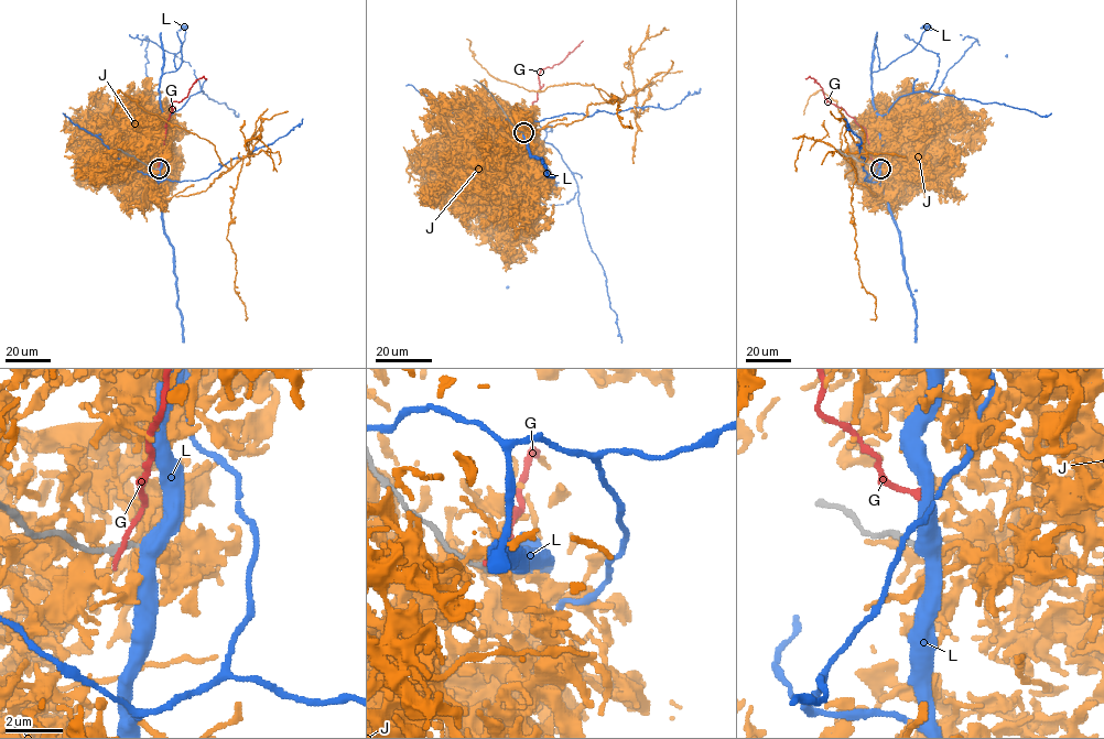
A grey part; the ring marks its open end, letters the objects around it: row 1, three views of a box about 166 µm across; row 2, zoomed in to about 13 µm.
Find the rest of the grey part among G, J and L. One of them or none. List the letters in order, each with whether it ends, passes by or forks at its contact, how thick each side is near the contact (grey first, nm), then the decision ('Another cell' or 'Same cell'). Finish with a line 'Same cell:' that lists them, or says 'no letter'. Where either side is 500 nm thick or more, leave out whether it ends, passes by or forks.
G: It ends there. Thickness 300 nm (grey) against 190 nm. Another cell
J: It ends there. Thickness 280 nm (grey) against 180 nm. Another cell
L: It passes by. Thickness 240 nm (grey) against 460 nm. Another cell
Same cell: no letter

